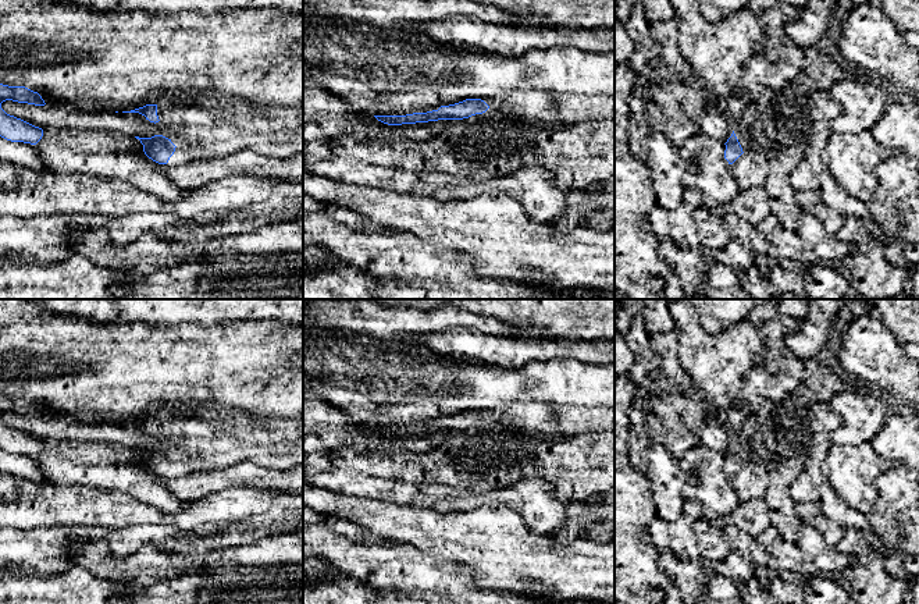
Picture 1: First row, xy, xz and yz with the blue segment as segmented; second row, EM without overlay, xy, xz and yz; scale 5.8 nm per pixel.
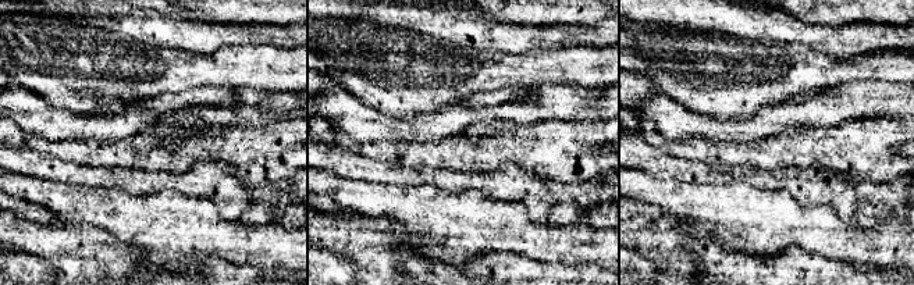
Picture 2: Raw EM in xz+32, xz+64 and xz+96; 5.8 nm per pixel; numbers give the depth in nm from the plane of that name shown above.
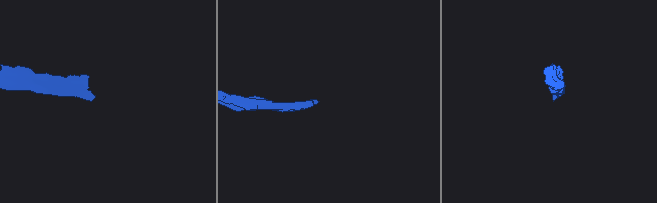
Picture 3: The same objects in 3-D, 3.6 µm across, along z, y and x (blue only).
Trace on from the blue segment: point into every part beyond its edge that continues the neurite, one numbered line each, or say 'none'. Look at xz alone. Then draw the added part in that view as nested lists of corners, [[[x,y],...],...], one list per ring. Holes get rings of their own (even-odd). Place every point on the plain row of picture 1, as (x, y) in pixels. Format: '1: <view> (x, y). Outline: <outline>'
1: xz (545, 416). Outline: [[[505,402],[498,411],[485,412],[492,422],[503,426],[535,429],[545,433],[576,436],[592,430],[615,430],[615,409],[585,409],[552,402]]]

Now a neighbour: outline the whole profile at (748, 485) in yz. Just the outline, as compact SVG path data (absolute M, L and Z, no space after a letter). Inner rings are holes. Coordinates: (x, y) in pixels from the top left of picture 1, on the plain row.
M742 465L738 472L731 477L740 501L759 500L766 495L766 477L755 473L749 466Z

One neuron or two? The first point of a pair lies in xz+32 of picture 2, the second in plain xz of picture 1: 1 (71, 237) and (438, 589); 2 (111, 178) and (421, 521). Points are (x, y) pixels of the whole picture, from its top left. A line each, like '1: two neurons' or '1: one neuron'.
1: one neuron
2: two neurons

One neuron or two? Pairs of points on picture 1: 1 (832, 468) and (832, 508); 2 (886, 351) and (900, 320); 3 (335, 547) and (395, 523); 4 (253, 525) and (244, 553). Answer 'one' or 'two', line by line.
1: two
2: two
3: two
4: two

